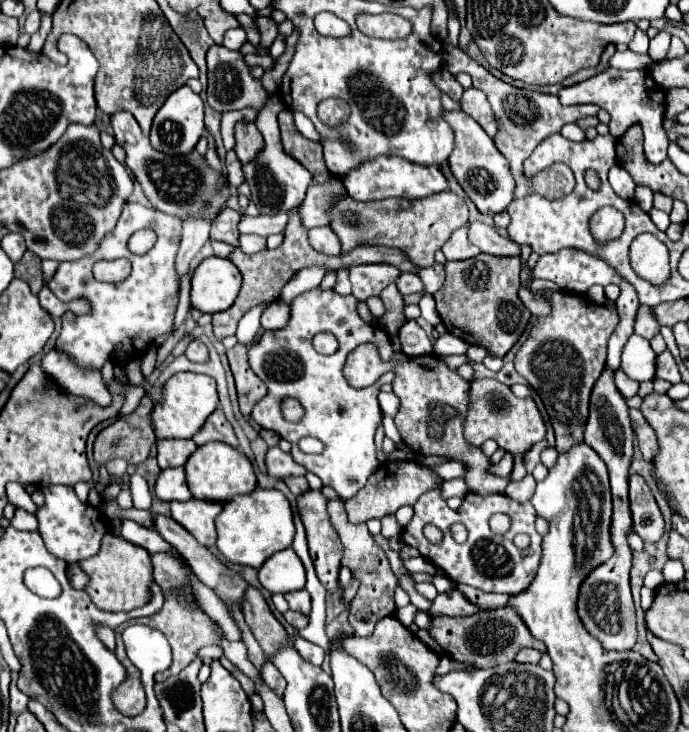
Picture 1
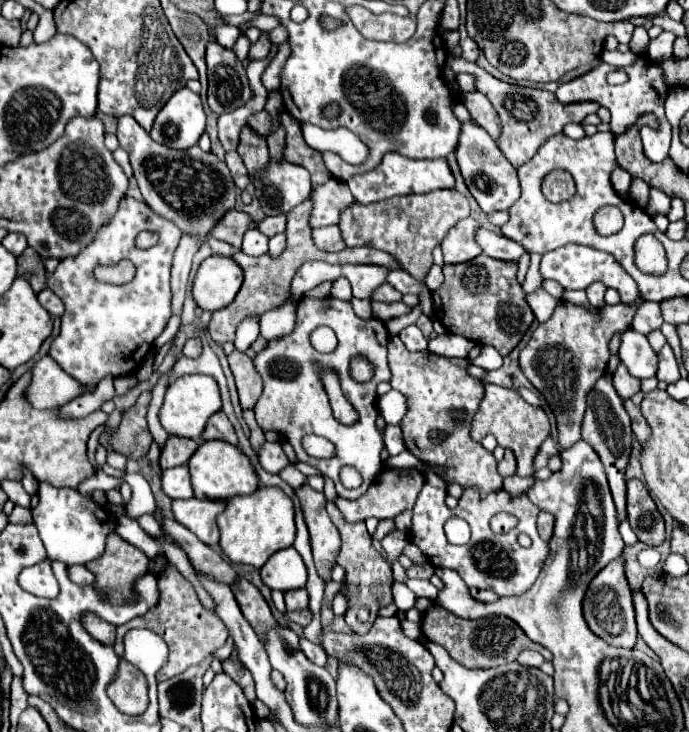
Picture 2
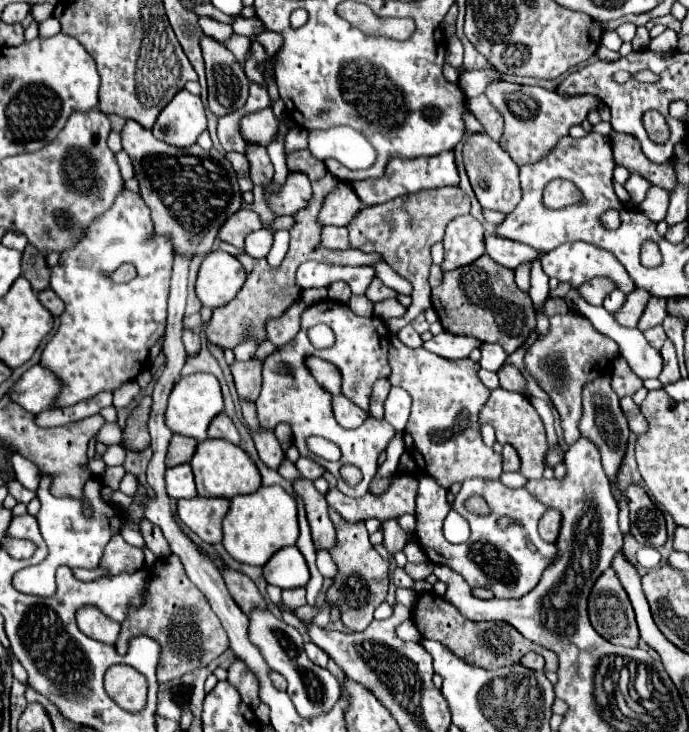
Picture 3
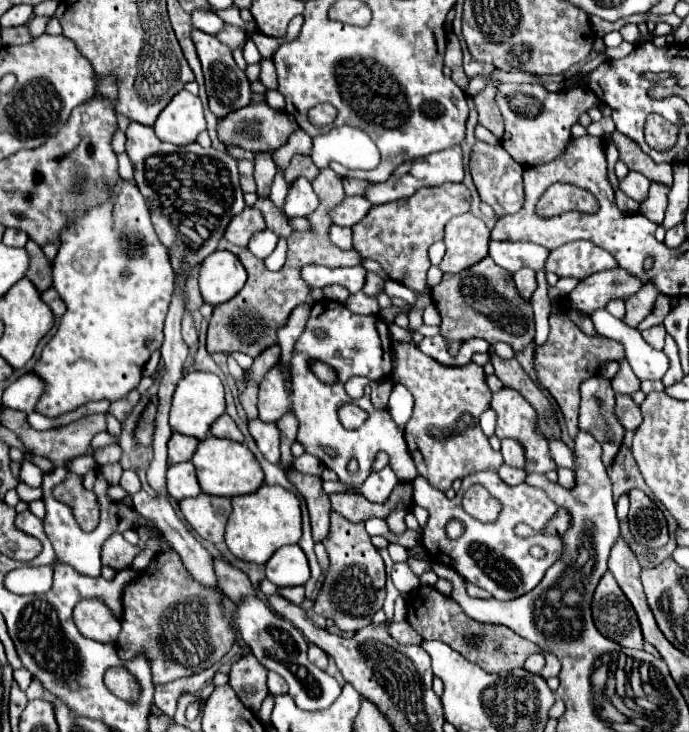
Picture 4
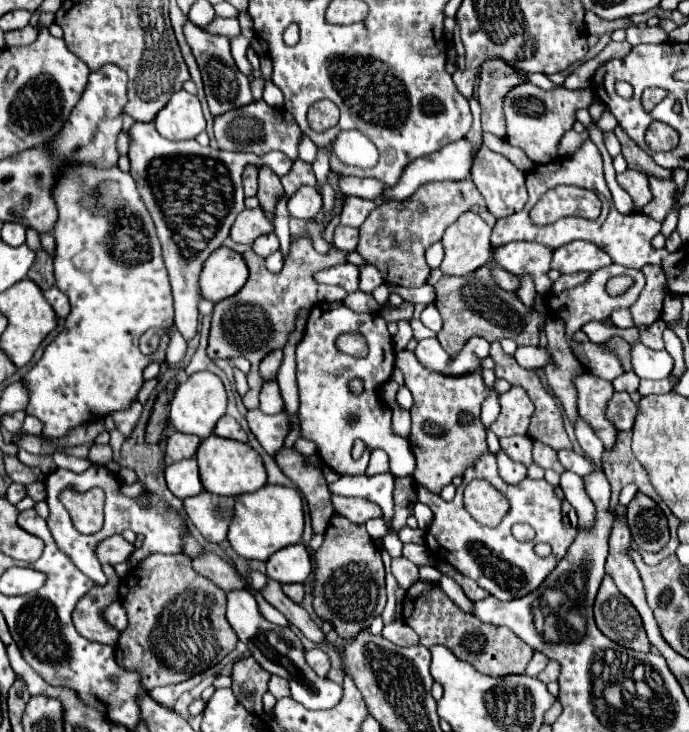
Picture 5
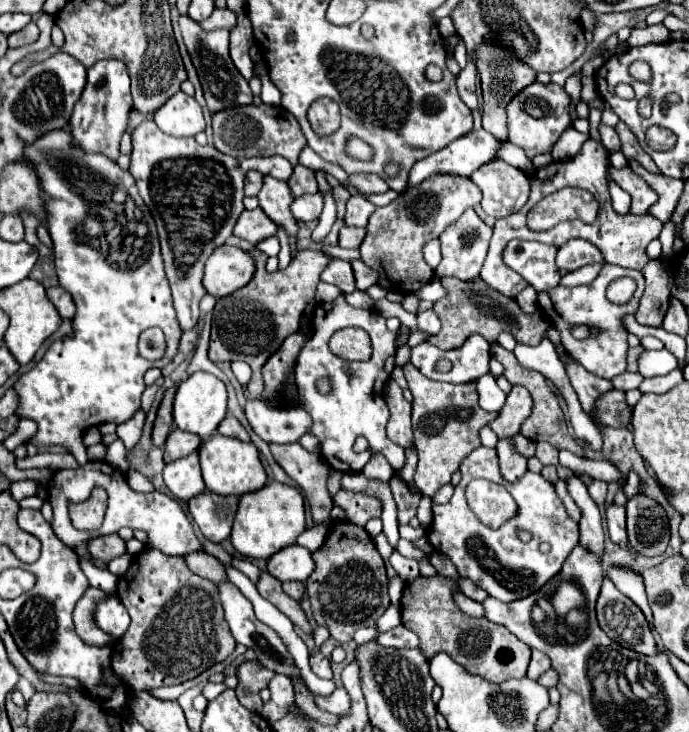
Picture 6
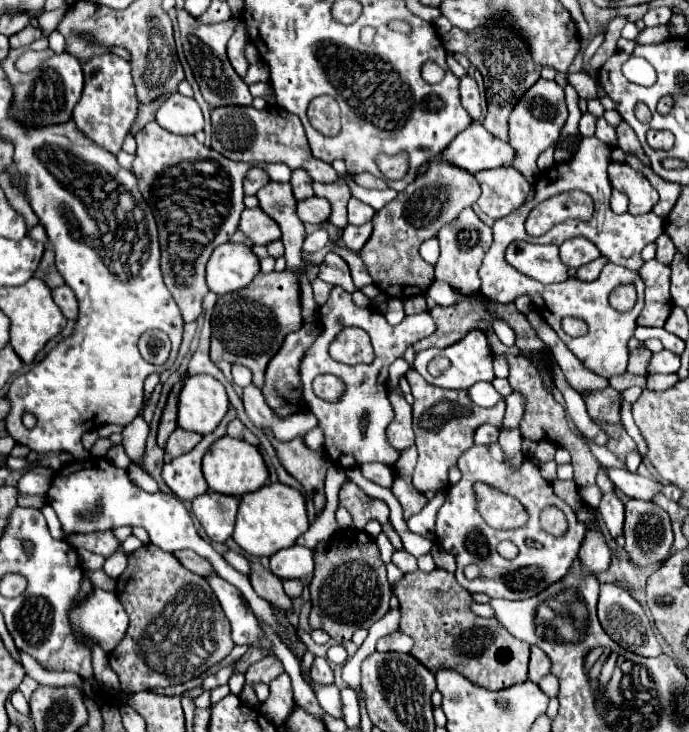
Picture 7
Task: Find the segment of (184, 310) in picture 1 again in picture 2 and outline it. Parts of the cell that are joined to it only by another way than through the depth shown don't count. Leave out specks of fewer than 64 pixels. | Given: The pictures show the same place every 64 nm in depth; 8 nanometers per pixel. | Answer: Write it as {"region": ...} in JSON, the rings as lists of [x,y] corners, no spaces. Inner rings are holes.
{"region":[[[180,315],[172,316],[168,321],[168,324],[164,332],[162,332],[162,334],[155,340],[154,343],[155,348],[158,349],[167,342],[169,342],[170,340],[174,339],[177,331],[179,330],[180,325],[181,325],[181,316]]]}

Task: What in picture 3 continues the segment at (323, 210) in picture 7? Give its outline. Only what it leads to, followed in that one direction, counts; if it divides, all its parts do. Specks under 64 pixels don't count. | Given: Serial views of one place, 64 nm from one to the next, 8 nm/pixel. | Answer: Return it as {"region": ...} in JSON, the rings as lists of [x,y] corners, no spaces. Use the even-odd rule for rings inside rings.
{"region":[[[288,172],[286,182],[280,188],[274,188],[272,182],[264,186],[264,198],[268,208],[282,216],[282,214],[292,214],[310,200],[312,190],[310,190],[310,180],[302,172]]]}

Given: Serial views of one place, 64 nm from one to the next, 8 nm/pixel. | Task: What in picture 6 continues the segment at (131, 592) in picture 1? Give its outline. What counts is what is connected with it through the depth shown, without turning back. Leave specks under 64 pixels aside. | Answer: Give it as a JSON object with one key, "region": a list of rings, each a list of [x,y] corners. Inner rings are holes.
{"region":[[[118,534],[94,538],[90,544],[90,554],[108,564],[108,560],[114,560],[126,554],[126,542]]]}

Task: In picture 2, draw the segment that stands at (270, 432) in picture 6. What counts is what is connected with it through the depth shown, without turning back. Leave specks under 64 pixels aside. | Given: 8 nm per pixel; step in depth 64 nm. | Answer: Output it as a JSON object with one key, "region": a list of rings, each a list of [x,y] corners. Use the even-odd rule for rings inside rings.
{"region":[[[266,442],[262,448],[260,448],[260,464],[266,472],[270,474],[280,474],[286,466],[290,466],[290,460],[288,456],[282,452],[282,446],[276,442]]]}

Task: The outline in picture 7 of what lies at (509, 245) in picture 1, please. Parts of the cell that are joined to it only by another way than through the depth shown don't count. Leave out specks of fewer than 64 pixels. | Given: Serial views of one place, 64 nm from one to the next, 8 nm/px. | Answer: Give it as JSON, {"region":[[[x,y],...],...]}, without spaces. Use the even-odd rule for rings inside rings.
{"region":[[[512,242],[506,250],[506,262],[524,276],[540,284],[556,284],[568,278],[568,268],[558,258],[558,246]]]}

